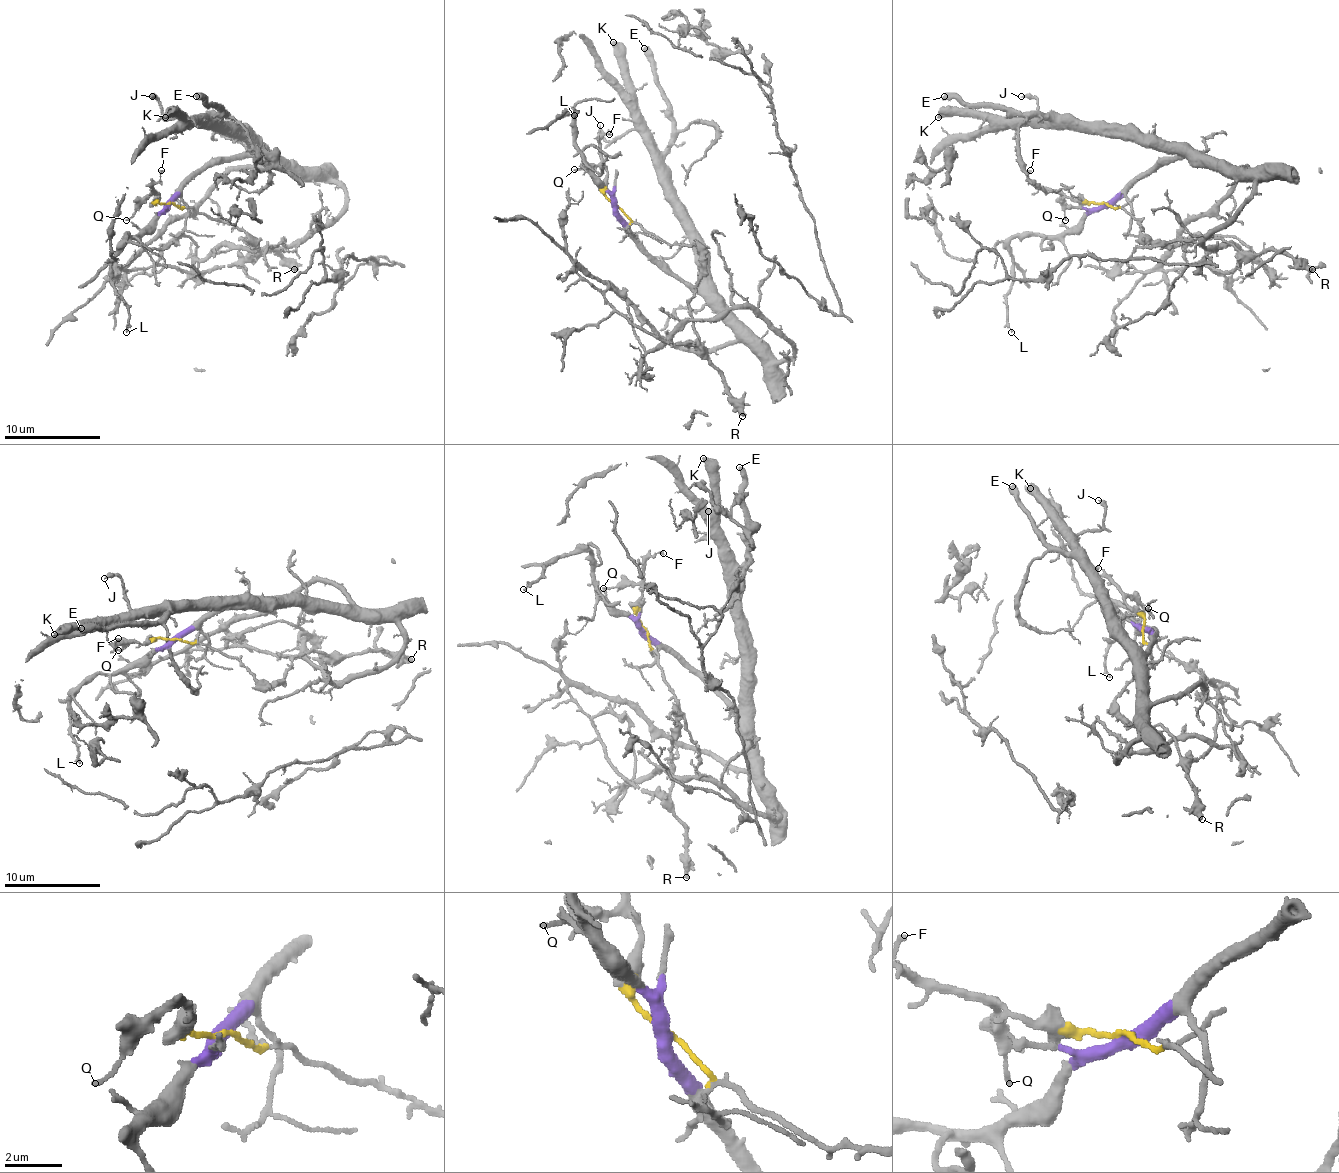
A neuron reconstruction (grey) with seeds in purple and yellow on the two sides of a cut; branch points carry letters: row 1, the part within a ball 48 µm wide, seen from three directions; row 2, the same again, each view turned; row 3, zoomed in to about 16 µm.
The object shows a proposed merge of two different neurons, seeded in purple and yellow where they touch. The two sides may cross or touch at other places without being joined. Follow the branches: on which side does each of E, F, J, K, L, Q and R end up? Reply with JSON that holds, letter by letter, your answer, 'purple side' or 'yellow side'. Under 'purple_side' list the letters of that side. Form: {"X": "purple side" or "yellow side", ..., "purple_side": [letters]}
{"E": "purple side", "F": "yellow side", "J": "purple side", "K": "purple side", "L": "purple side", "Q": "yellow side", "R": "yellow side", "purple_side": ["E", "J", "K", "L"]}

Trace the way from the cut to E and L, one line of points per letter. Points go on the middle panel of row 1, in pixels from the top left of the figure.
E: (617, 206), (617, 216), (656, 259), (699, 286), (697, 247), (663, 160), (673, 112), (644, 47)
L: (617, 206), (593, 180), (583, 151), (574, 141), (574, 119), (569, 112), (559, 117), (574, 110), (574, 115)

